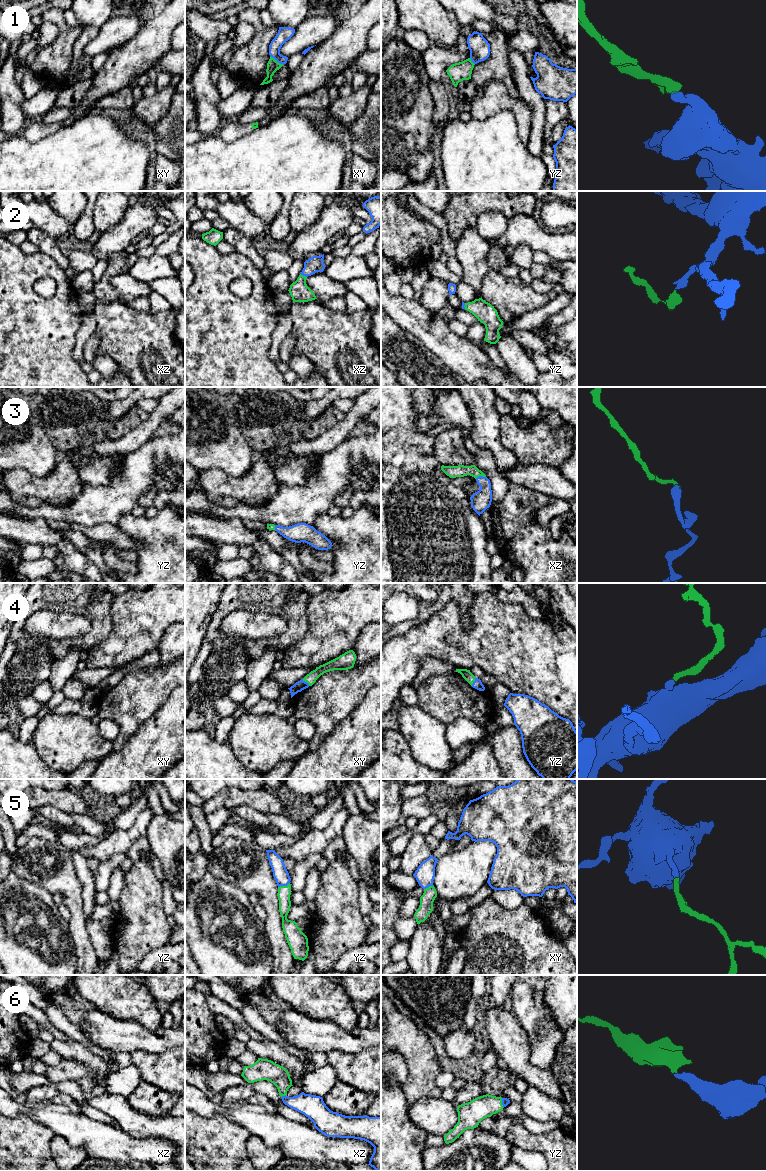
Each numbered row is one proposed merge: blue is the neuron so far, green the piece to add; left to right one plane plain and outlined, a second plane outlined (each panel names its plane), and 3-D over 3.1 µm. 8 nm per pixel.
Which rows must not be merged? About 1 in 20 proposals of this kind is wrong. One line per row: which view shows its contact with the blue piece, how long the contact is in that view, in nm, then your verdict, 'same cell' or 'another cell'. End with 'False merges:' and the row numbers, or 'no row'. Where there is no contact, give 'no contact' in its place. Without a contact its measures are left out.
1: contact in xy; length 130 nm; same cell
2: contact in xz; length 60 nm; same cell
3: contact in xz; length 90 nm; same cell
4: contact in xy; length 80 nm; same cell
5: contact in yz; length 100 nm; same cell
6: contact in xz; length 40 nm; same cell
False merges: no row

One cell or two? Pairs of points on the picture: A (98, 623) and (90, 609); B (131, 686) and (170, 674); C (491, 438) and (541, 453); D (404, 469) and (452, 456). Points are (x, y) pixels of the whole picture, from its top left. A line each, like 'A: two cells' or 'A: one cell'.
A: one cell
B: one cell
C: two cells
D: two cells

